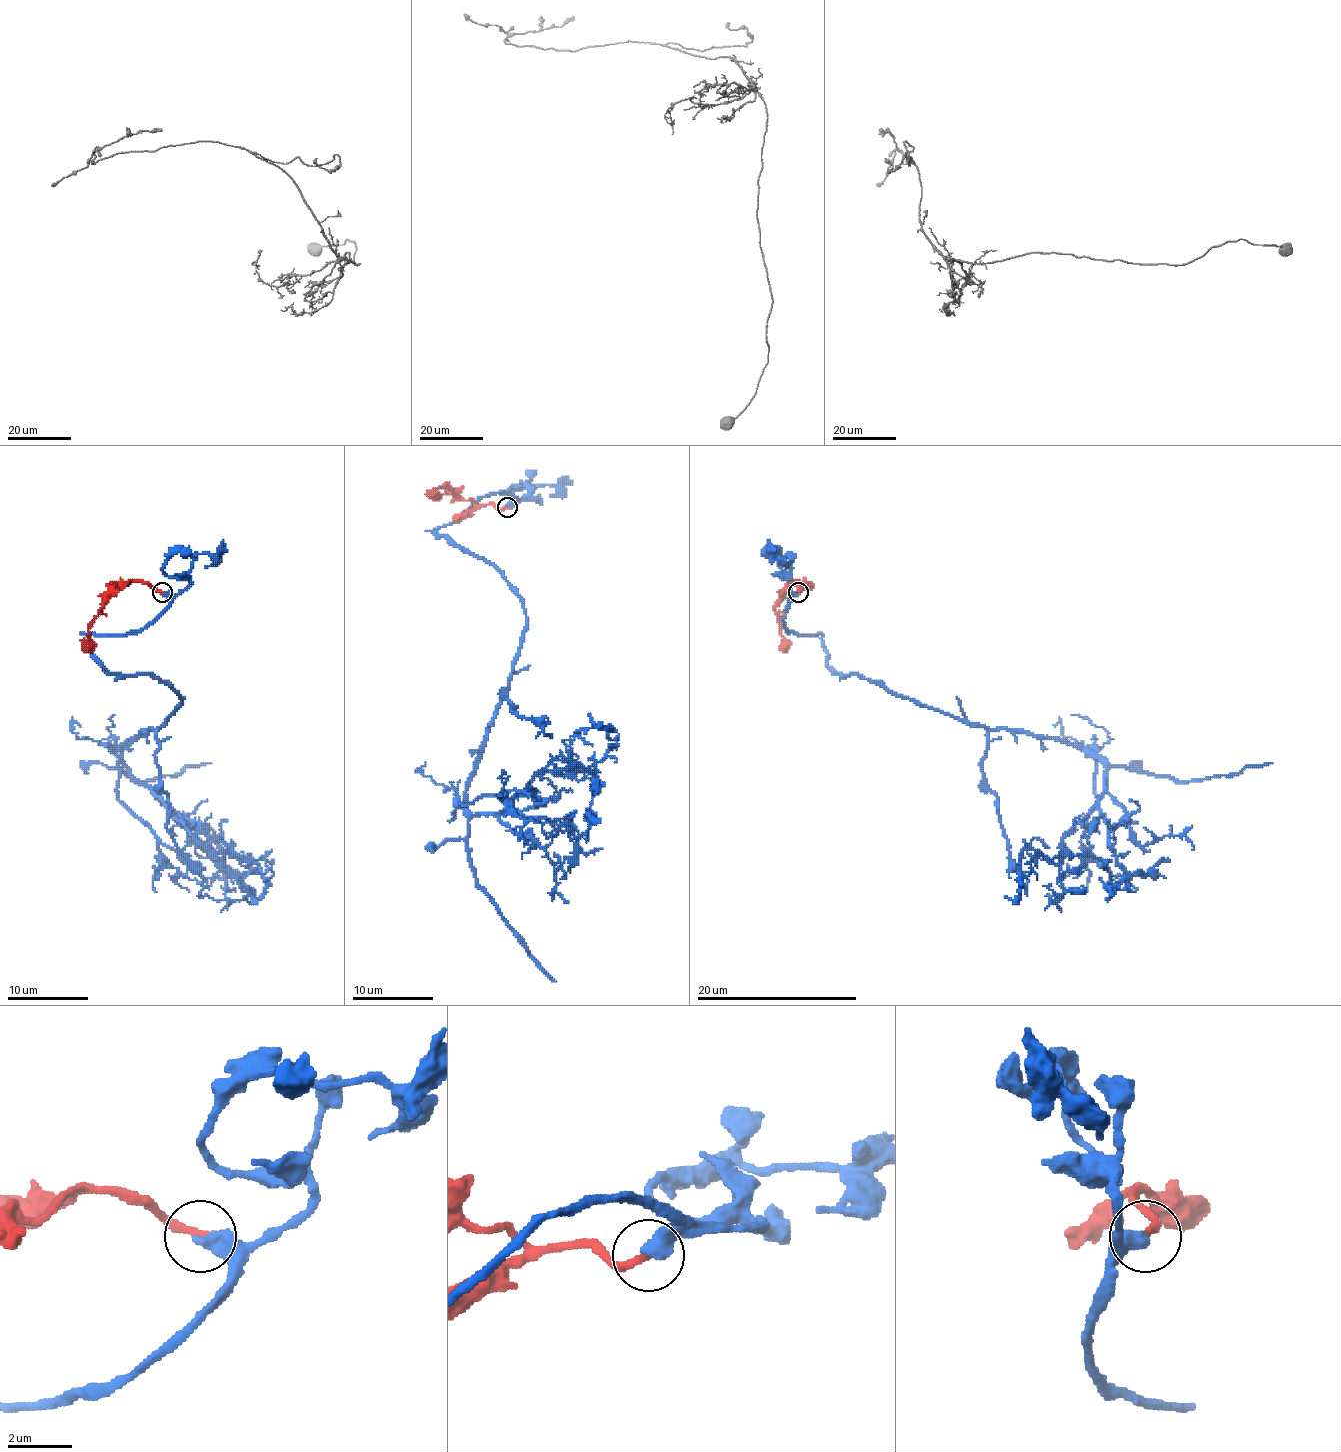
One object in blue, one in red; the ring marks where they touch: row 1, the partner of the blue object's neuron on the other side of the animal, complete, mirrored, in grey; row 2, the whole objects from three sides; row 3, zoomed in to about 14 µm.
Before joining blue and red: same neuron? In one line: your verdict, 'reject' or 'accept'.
accept

